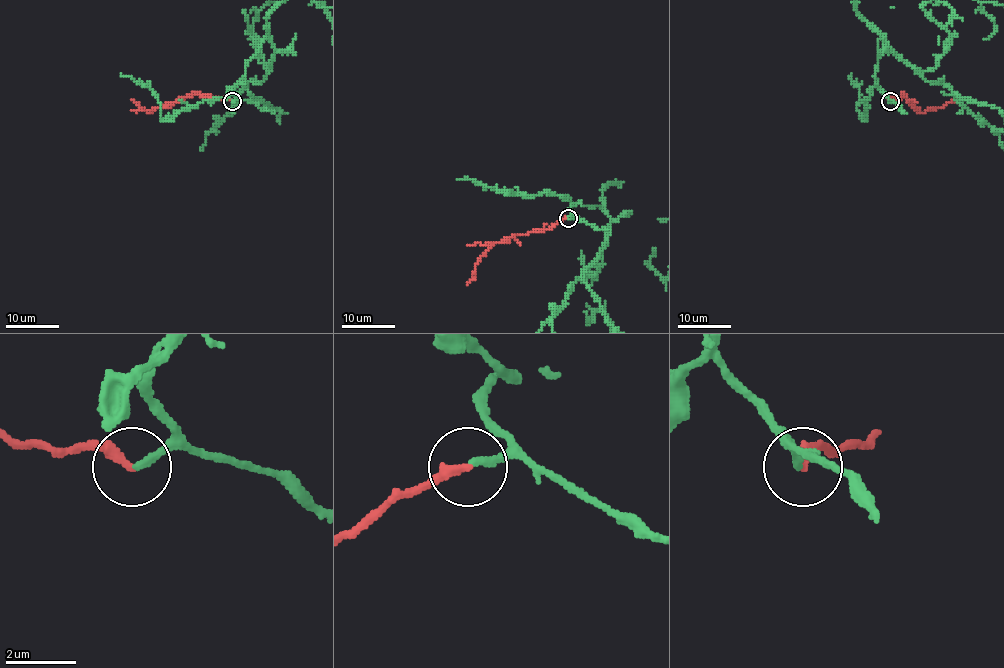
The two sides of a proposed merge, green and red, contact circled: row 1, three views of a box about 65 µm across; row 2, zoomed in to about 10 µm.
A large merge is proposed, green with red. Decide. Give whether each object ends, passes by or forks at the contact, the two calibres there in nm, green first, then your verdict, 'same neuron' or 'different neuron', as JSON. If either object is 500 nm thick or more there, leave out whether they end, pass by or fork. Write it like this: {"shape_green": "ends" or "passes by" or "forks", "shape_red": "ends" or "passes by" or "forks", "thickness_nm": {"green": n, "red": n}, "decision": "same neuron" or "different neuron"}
{"shape_green": "ends", "shape_red": "ends", "thickness_nm": {"green": 200, "red": 280}, "decision": "same neuron"}

